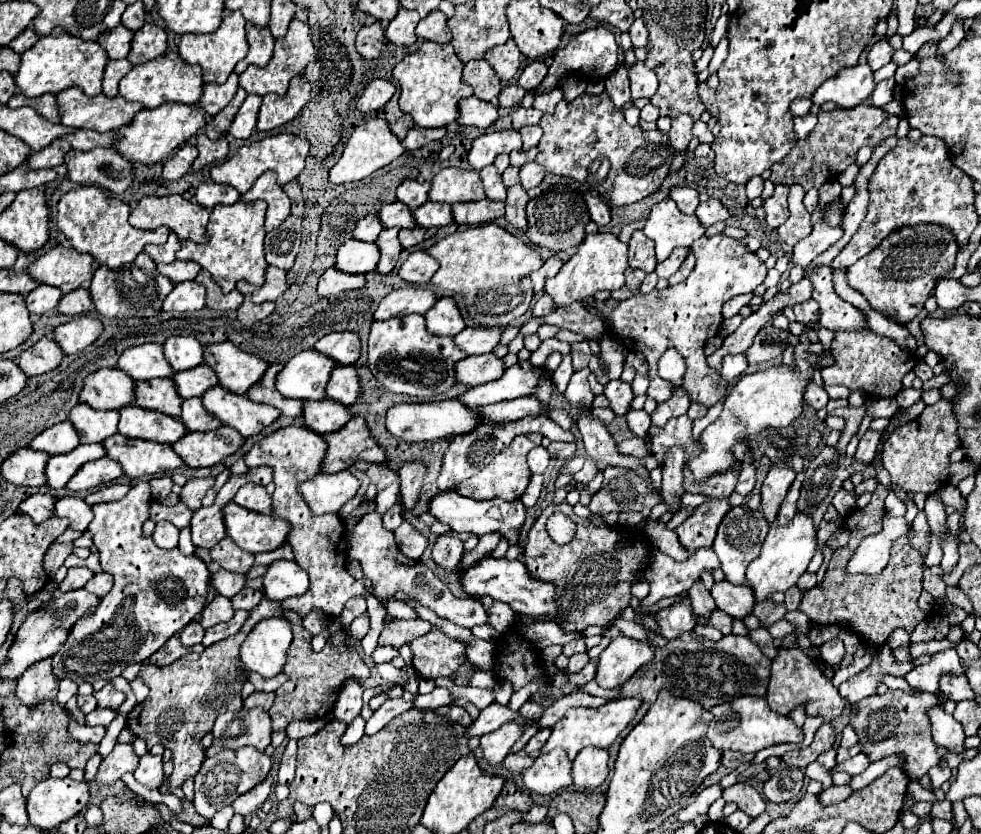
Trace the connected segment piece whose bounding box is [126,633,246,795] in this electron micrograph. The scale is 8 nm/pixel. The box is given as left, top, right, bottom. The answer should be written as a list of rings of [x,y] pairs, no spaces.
[[[236,633],[234,637],[229,637],[224,641],[218,641],[210,647],[206,647],[206,651],[200,653],[200,655],[198,653],[188,653],[180,661],[174,661],[172,665],[160,667],[160,671],[158,671],[158,667],[150,665],[150,663],[142,663],[142,667],[136,675],[140,681],[144,681],[150,687],[150,695],[128,713],[126,725],[136,737],[146,741],[148,749],[154,747],[156,743],[162,743],[166,749],[170,749],[174,753],[174,773],[168,777],[168,785],[164,785],[160,789],[160,793],[164,793],[164,795],[172,793],[174,787],[182,787],[184,781],[196,777],[196,773],[200,771],[202,761],[204,761],[204,747],[198,741],[206,733],[210,733],[216,717],[224,711],[240,711],[239,647],[241,644],[238,637],[246,637],[246,635]]]

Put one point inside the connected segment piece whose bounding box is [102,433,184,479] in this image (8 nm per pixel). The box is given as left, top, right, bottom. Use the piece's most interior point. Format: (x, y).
(138, 458)

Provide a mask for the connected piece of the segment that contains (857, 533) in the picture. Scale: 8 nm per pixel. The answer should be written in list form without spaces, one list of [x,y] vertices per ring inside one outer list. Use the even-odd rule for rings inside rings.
[[[878,487],[872,493],[872,501],[864,509],[854,509],[844,519],[846,529],[850,531],[848,545],[832,553],[824,581],[812,587],[810,591],[804,591],[802,601],[798,605],[798,609],[806,613],[814,625],[840,623],[850,631],[854,631],[856,635],[860,635],[868,647],[882,647],[896,627],[904,627],[906,631],[912,631],[922,619],[926,619],[926,613],[922,613],[916,605],[916,599],[920,597],[920,591],[922,591],[922,575],[926,565],[922,555],[910,547],[906,537],[900,537],[892,545],[890,561],[882,573],[866,575],[866,577],[864,575],[844,577],[844,561],[854,553],[862,537],[880,533],[882,517],[884,517],[884,499],[886,499],[886,489]]]

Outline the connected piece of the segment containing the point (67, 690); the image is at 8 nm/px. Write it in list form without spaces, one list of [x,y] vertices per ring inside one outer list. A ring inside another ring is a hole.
[[[62,679],[62,681],[60,681],[60,689],[58,689],[58,699],[56,699],[56,701],[64,707],[64,705],[68,703],[68,699],[76,695],[76,691],[78,691],[78,685],[76,685],[74,681]]]

